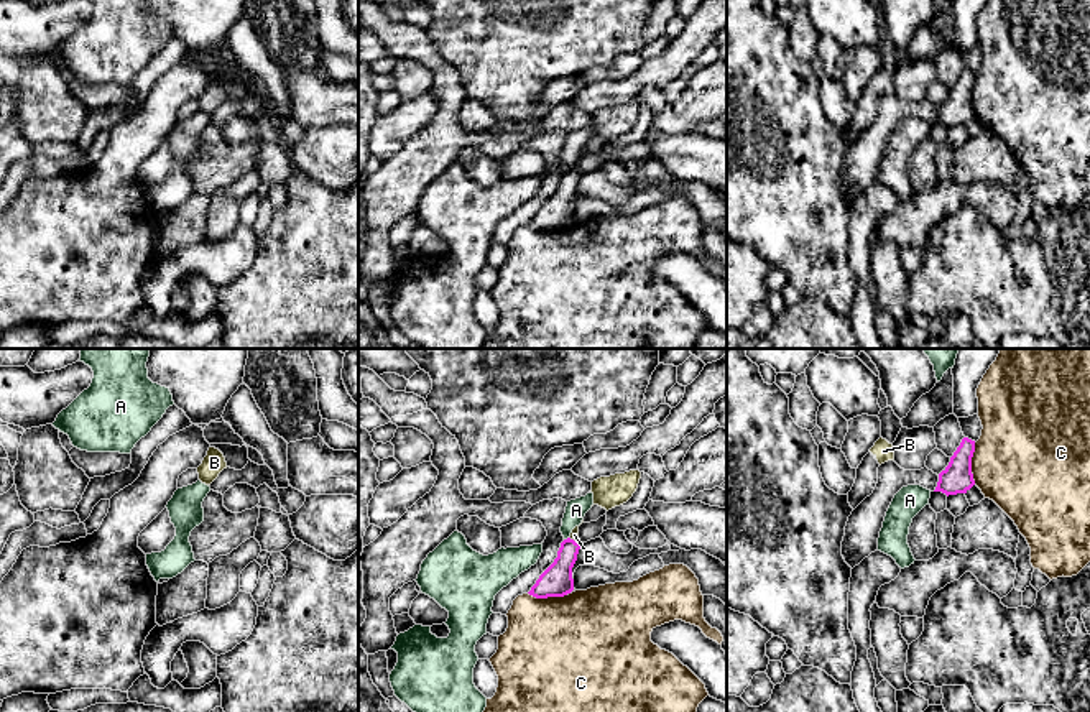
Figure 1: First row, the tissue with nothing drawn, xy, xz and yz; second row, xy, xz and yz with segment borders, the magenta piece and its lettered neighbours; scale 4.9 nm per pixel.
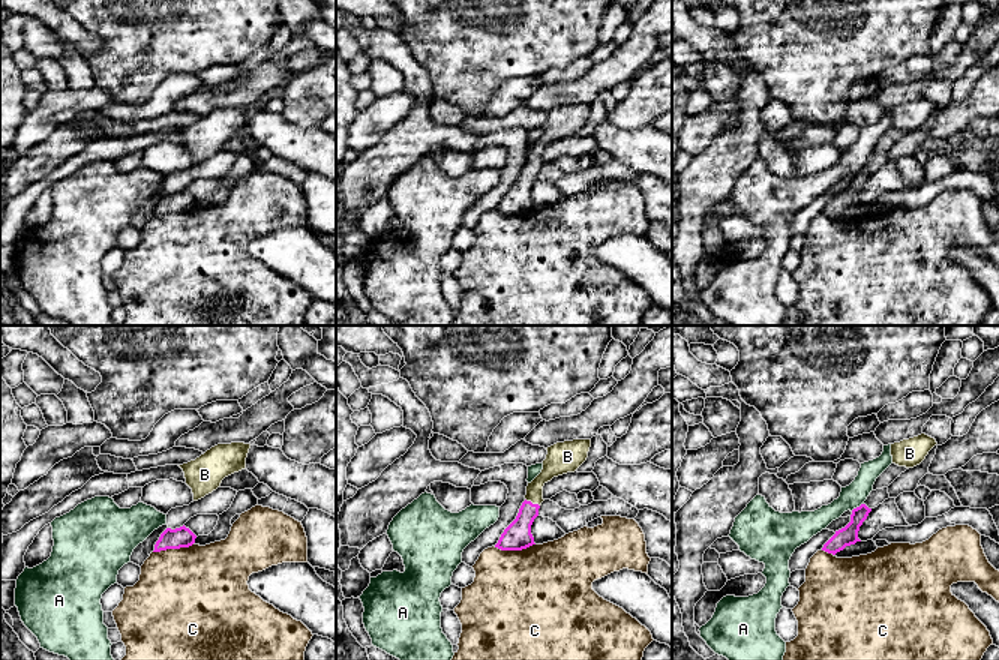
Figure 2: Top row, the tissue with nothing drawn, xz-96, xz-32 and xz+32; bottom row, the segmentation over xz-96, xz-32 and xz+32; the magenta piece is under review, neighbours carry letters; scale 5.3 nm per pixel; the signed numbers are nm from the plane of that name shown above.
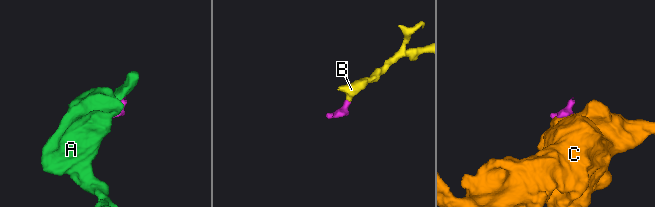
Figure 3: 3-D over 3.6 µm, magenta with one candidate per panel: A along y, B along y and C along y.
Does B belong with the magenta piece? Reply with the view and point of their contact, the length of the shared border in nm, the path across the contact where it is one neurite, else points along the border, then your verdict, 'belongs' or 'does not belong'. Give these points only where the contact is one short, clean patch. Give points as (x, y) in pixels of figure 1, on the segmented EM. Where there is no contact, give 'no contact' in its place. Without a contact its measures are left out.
meets magenta in xz at (572, 540); contact 60 nm long; runs through xz (556, 581), (572, 540), (574, 535); belongs

